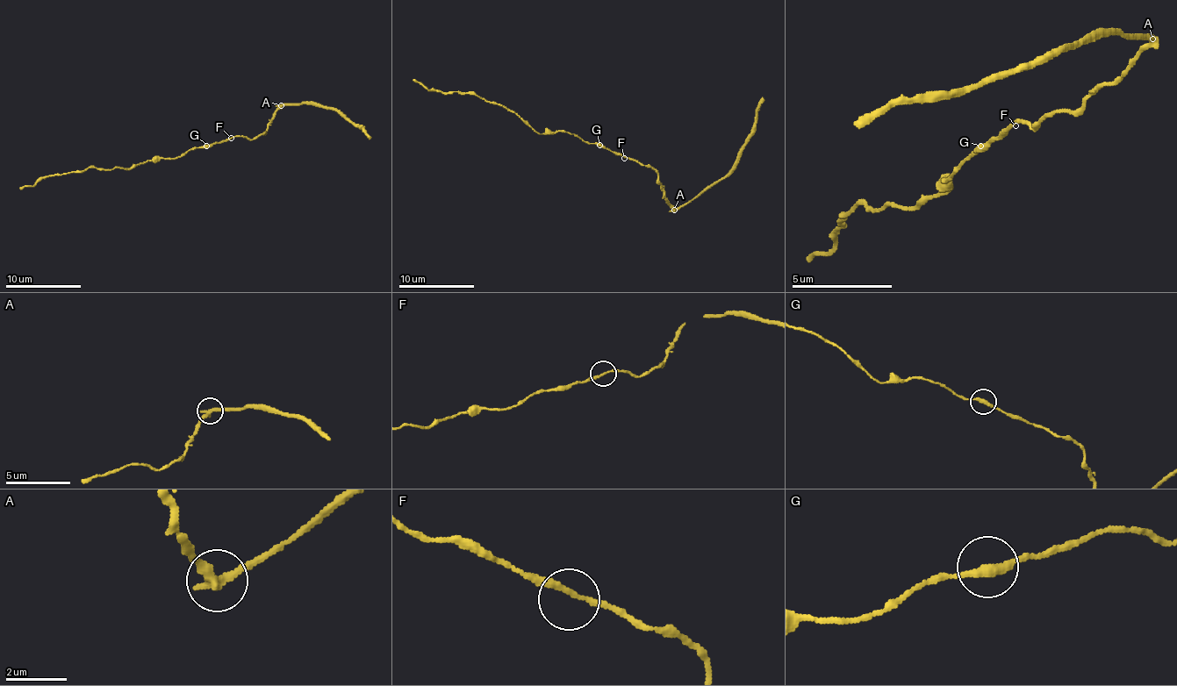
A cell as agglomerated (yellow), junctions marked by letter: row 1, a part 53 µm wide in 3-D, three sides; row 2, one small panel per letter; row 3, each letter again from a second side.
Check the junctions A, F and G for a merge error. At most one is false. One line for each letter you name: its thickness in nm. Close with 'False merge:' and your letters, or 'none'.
A: calibre 320 nm
False merge: A

